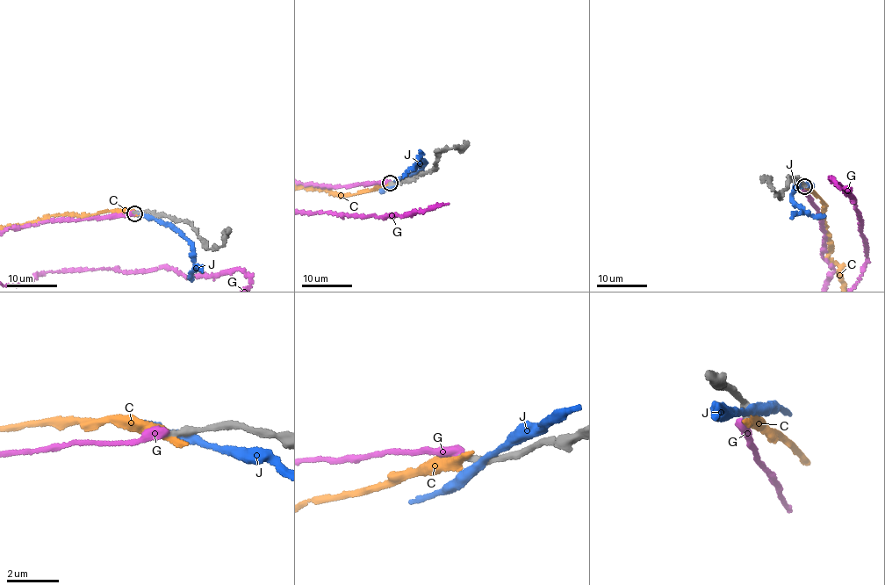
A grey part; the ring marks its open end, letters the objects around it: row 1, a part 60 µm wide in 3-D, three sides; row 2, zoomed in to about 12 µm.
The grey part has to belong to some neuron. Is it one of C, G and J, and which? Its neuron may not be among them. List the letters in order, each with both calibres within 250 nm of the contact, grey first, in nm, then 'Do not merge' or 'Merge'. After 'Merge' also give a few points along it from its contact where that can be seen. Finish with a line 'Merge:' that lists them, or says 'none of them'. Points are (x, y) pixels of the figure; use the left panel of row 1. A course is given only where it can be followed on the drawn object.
C: Thickness 260 nm (grey) against 360 nm. Do not merge
G: Thickness 260 nm (grey) against 360 nm. Merge
J: Thickness 320 nm (grey) against 320 nm. Do not merge
Merge: G

